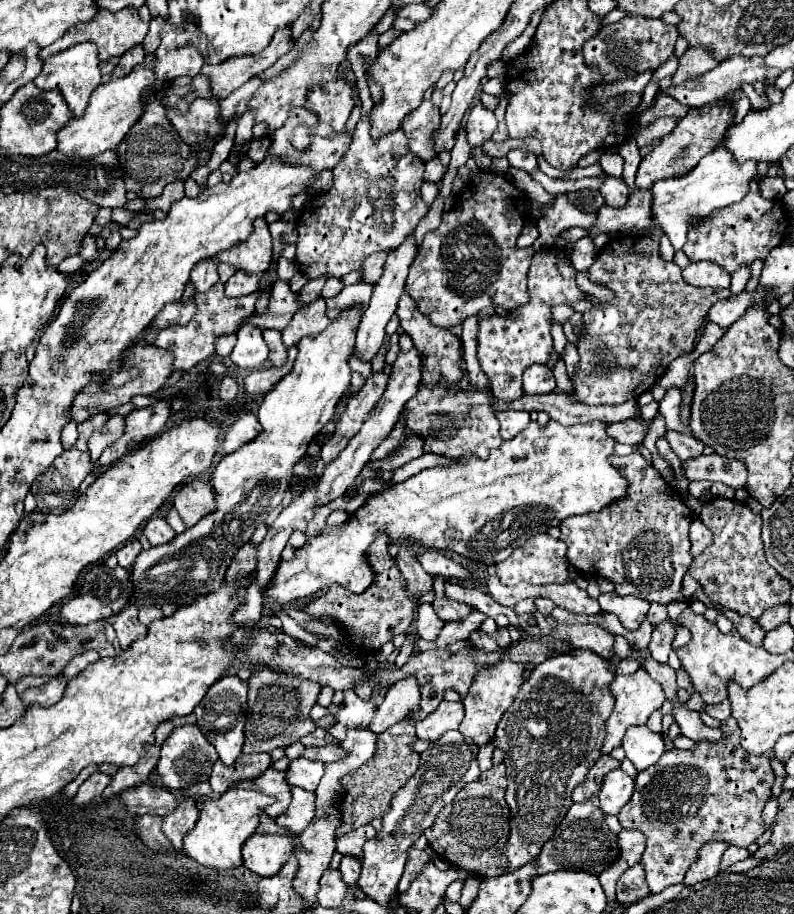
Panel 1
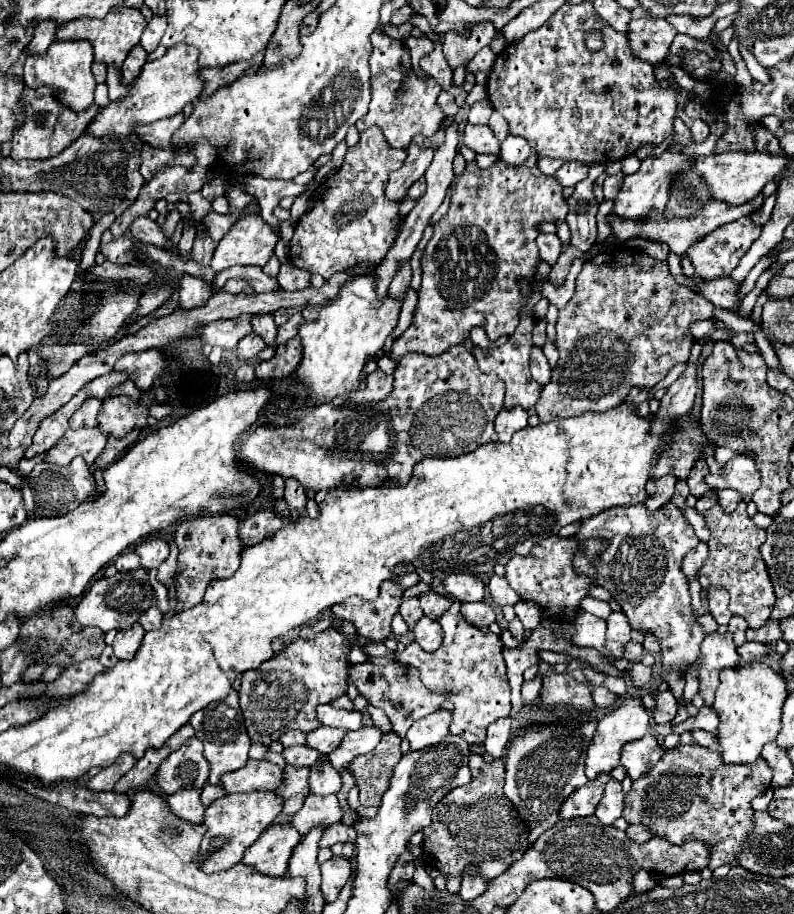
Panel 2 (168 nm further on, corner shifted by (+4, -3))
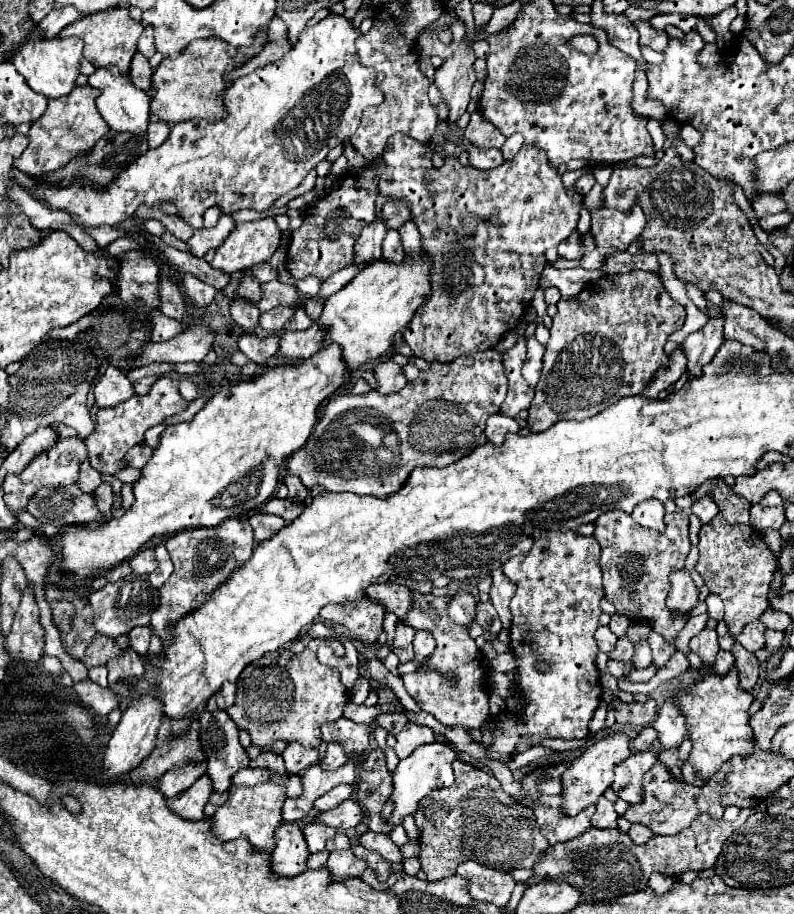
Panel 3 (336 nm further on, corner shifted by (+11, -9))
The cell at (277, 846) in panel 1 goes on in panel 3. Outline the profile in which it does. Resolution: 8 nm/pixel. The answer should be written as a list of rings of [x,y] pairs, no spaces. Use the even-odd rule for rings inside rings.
[[[283,822],[275,832],[277,846],[271,854],[271,870],[279,876],[297,876],[307,870],[309,848],[297,822]]]

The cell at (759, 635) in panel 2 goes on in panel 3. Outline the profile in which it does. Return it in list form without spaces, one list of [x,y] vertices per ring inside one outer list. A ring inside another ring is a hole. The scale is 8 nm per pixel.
[[[733,644],[731,654],[735,656],[735,668],[739,672],[739,686],[747,692],[753,690],[753,686],[759,678],[759,662],[757,662],[755,654],[741,648],[741,644]]]

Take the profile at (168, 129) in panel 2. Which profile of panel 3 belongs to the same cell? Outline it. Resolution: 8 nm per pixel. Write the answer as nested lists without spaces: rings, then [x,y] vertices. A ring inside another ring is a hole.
[[[103,66],[97,68],[89,76],[89,86],[99,88],[101,96],[96,100],[96,106],[102,118],[107,122],[111,130],[115,132],[143,132],[149,124],[149,108],[145,108],[145,92],[139,90],[129,76],[121,76],[117,66]]]

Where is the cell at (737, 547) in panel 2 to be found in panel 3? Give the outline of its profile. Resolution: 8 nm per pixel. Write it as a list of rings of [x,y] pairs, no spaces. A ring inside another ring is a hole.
[[[717,514],[711,524],[701,526],[699,530],[699,562],[695,568],[703,576],[705,586],[713,594],[721,596],[725,604],[723,622],[731,636],[737,636],[745,624],[757,620],[769,606],[767,592],[777,570],[777,562],[753,526],[731,526],[721,514]]]

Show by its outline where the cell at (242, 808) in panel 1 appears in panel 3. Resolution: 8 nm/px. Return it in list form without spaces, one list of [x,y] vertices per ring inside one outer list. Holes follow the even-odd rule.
[[[263,782],[257,786],[233,786],[229,792],[229,800],[217,808],[213,816],[213,832],[219,840],[235,840],[247,838],[259,850],[273,850],[275,838],[273,832],[281,824],[281,808],[287,798],[287,790],[275,782]]]

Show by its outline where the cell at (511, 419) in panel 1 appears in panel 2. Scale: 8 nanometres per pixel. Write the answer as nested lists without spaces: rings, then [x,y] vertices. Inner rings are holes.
[[[520,406],[512,410],[502,410],[494,420],[494,430],[500,442],[510,442],[512,436],[526,426],[528,426],[528,414]]]

